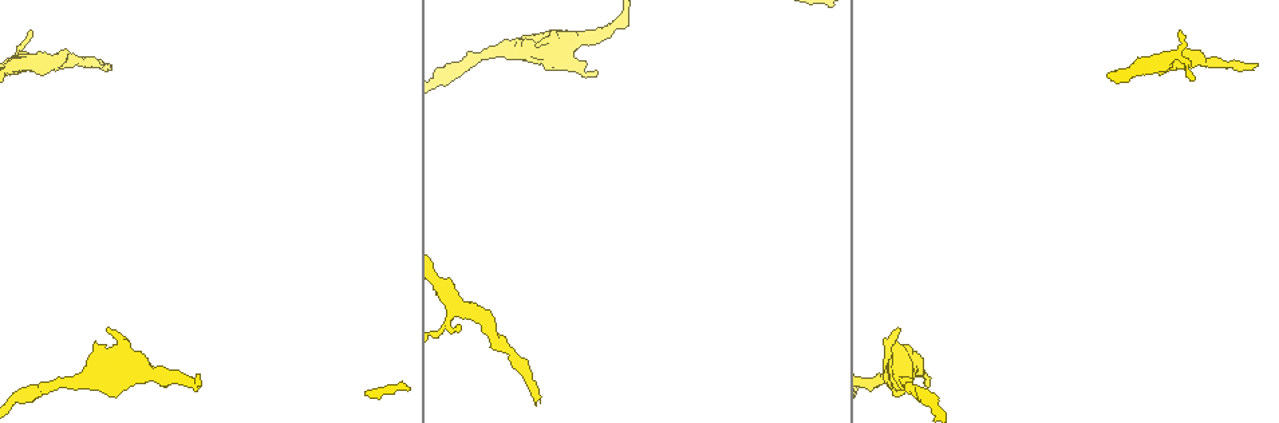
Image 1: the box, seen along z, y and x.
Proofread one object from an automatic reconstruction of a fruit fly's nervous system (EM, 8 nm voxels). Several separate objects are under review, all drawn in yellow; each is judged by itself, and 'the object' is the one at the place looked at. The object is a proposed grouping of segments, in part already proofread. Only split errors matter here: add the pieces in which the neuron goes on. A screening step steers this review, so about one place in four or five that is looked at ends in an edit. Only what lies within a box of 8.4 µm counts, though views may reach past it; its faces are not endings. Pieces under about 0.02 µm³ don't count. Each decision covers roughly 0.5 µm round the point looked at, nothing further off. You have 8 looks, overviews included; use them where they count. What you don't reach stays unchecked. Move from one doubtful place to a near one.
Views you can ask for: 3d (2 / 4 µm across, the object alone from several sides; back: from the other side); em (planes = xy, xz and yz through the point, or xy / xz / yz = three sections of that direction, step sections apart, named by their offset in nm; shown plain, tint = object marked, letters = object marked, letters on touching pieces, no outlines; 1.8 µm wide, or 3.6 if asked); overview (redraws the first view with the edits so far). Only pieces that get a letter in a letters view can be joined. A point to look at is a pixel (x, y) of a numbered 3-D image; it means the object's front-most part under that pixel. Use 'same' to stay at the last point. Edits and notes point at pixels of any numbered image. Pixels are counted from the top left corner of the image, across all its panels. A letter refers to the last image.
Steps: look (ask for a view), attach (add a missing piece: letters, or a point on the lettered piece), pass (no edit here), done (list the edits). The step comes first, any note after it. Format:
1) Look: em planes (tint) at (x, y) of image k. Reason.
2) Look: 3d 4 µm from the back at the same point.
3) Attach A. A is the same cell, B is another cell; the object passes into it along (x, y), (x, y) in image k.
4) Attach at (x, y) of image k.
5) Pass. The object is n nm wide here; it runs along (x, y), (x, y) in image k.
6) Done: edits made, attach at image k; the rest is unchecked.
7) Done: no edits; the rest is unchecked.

Look: 3d 4 µm at (1251, 66) of image 1. Tapers out.

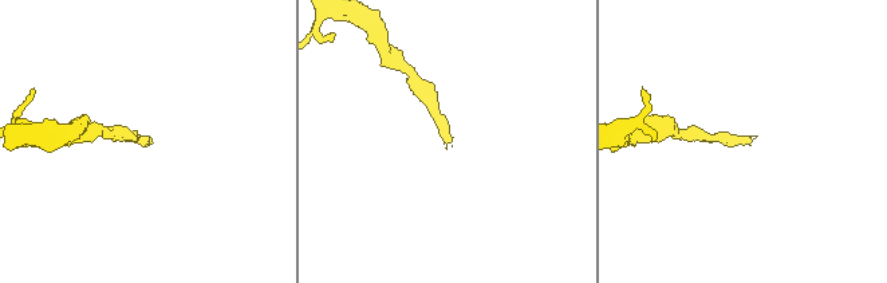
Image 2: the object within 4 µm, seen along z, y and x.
Look: em xy step 16 (letters) at (749, 140) of image 2.

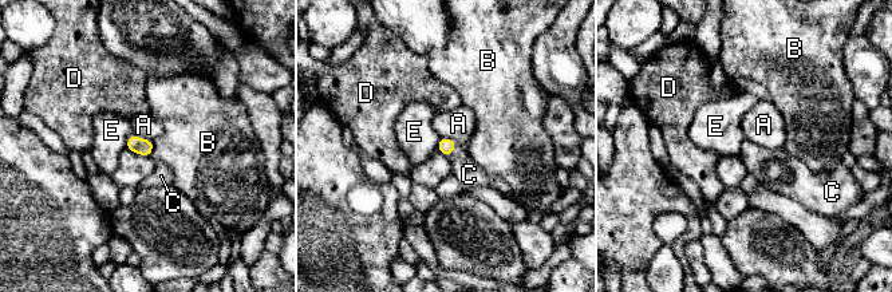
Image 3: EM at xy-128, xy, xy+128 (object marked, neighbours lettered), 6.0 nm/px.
Attach C. The longest contact is with A, 140 nm; C is the same cell, A, B, D and E are other cells; the object passes into it along (446, 146), (453, 152), (469, 174) in image 3; the neuron continues.

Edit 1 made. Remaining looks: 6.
Look: em planes (letters) at (1177, 34) of image 1. Thin end.

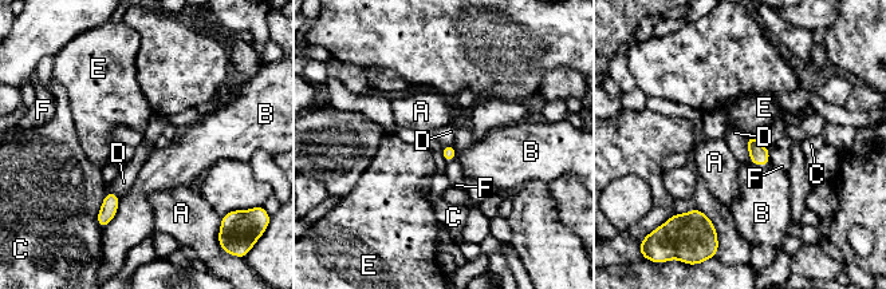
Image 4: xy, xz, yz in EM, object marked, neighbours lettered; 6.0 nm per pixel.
Pass. The longest contact is with C, 200 nm; A, B, C, D, E and F are other cells; a border runs along (745, 141), (751, 161) in image 4; none of them fits.

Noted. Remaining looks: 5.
Look: 3d 4 µm at (534, 44) of image 1. An open end.

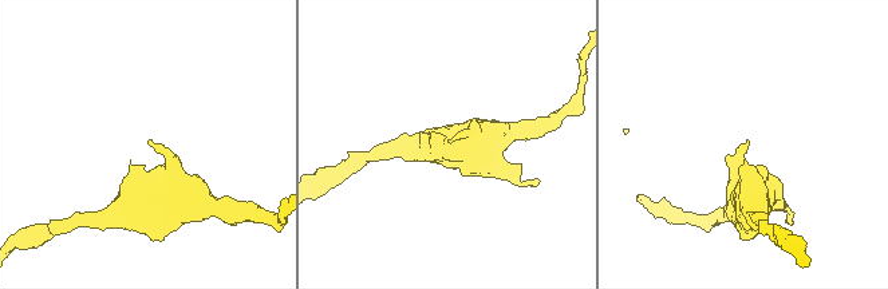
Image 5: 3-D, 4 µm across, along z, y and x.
Look: em 3.6 µm planes (letters) at (748, 142) of image 5.

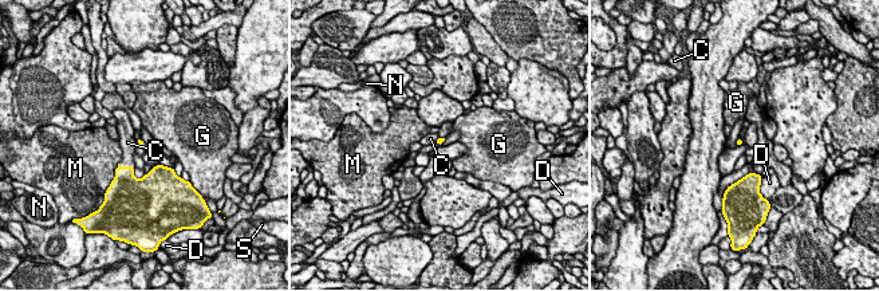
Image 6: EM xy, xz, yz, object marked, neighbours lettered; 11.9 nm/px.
Attach C. C is the same cell, D, G, M, N and S are other cells; it goes on there.

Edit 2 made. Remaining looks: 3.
Look: overview. Redraw.

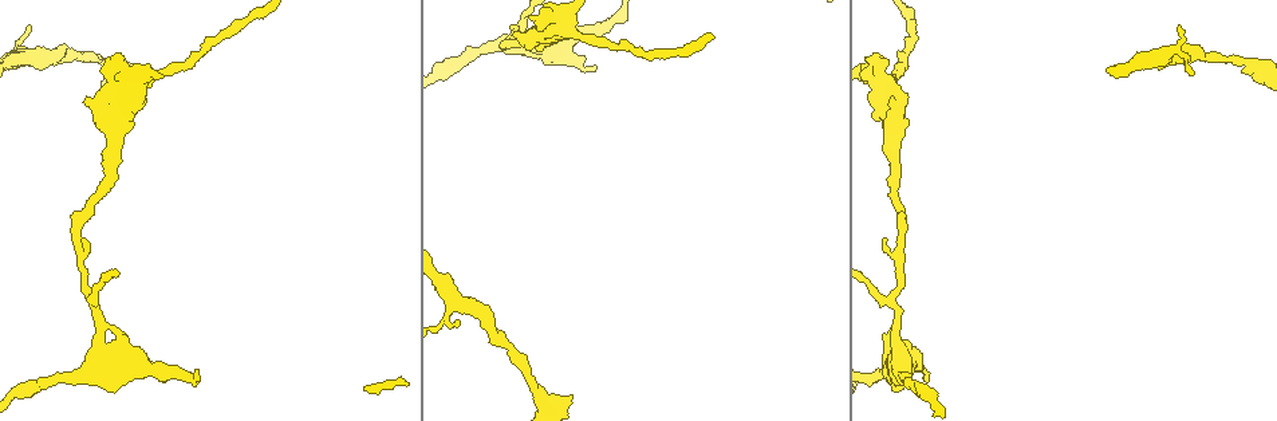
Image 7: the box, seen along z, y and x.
Look: 3d 2 µm at (548, 21) of image 7. Three arms meet.

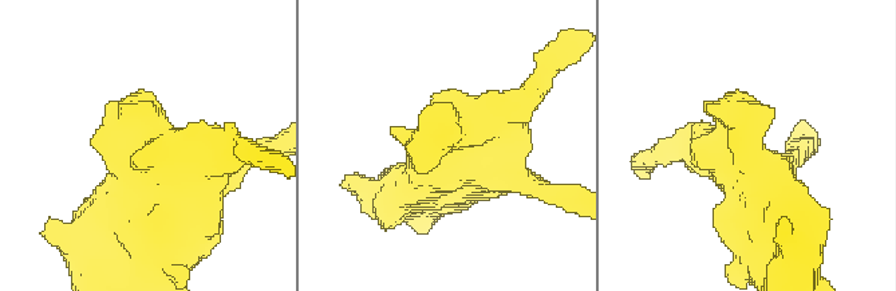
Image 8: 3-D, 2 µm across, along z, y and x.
Look: em planes (letters) at (739, 131) of image 8. 3 arms meet here; the arms are 200, 200, 480 nm wide.

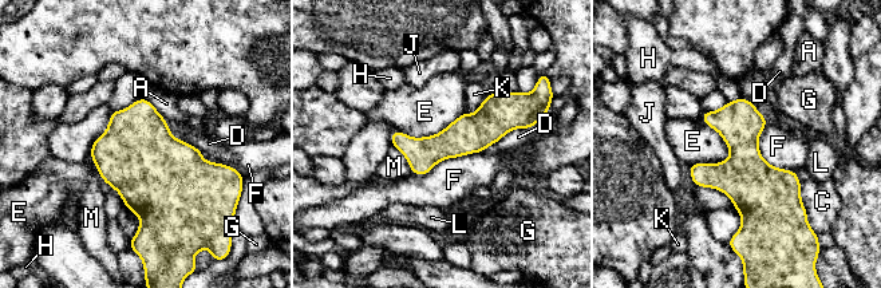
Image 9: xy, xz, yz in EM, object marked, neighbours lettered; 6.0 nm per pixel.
Pass. A, C, D, E, F, G, H, J, K, L and M are other cells; it runs along (520, 125), (445, 145), (394, 141) in image 9; no lettered piece goes on from it.

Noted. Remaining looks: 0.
Done: edits made, attach at image 3, attach at image 6; the rest is unchecked.

